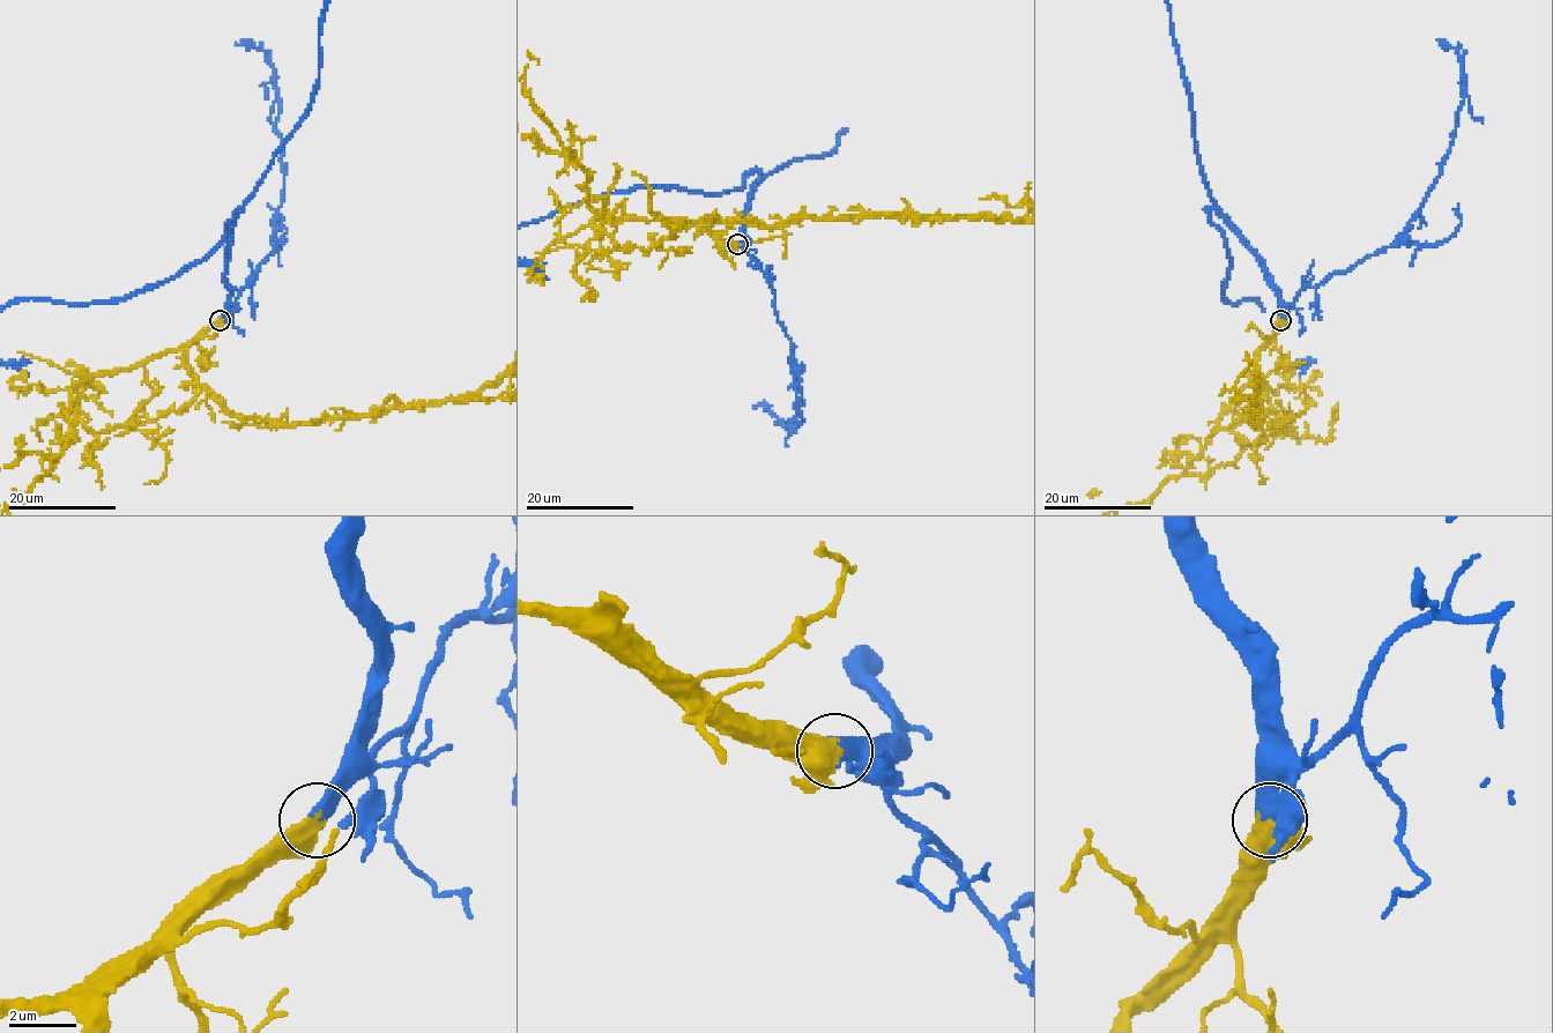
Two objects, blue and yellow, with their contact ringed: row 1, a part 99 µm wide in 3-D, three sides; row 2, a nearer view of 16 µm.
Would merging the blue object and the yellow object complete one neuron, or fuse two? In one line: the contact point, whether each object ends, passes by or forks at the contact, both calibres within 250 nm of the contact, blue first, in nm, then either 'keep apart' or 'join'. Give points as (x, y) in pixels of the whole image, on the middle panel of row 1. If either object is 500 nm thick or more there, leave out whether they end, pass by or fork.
(737, 244) | 360/600 nm | join

